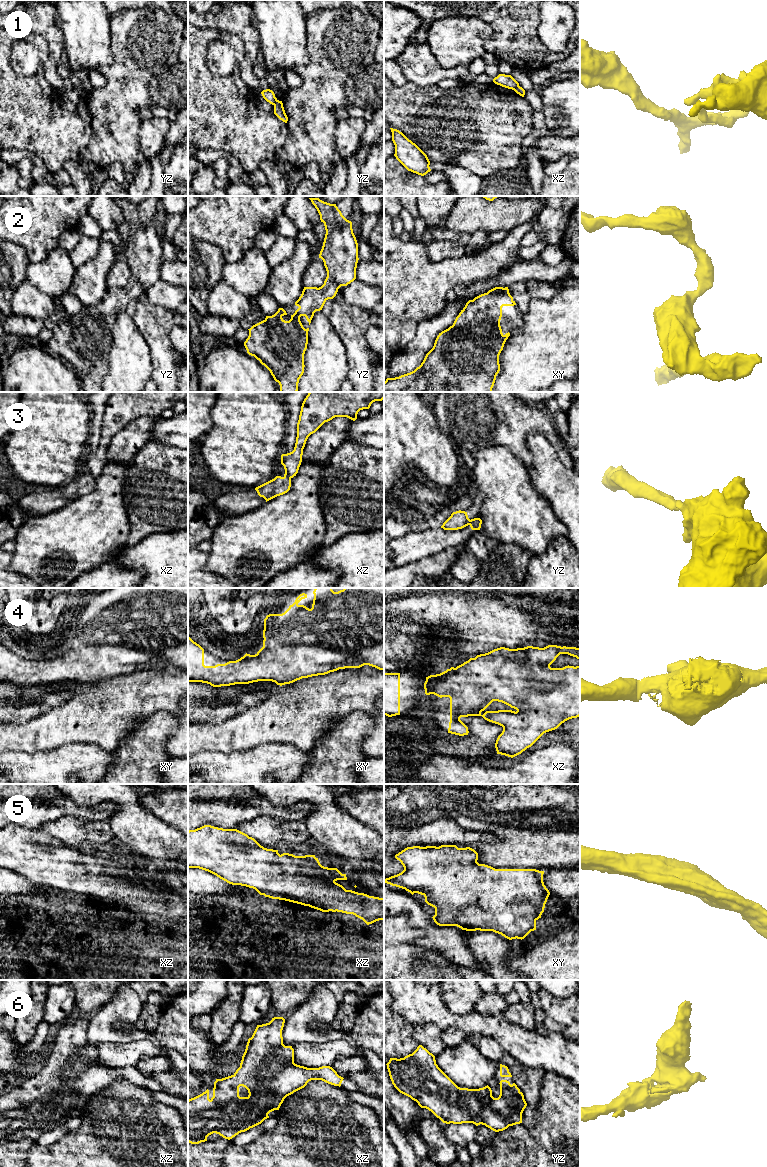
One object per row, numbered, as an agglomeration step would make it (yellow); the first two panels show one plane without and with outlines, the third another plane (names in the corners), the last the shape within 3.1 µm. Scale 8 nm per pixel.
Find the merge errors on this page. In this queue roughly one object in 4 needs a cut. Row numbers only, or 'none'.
1, 3

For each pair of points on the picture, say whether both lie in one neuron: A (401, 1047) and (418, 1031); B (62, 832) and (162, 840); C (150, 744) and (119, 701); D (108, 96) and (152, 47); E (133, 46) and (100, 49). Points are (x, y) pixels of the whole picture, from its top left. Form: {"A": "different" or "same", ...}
{"A": "different", "B": "different", "C": "different", "D": "same", "E": "different"}

